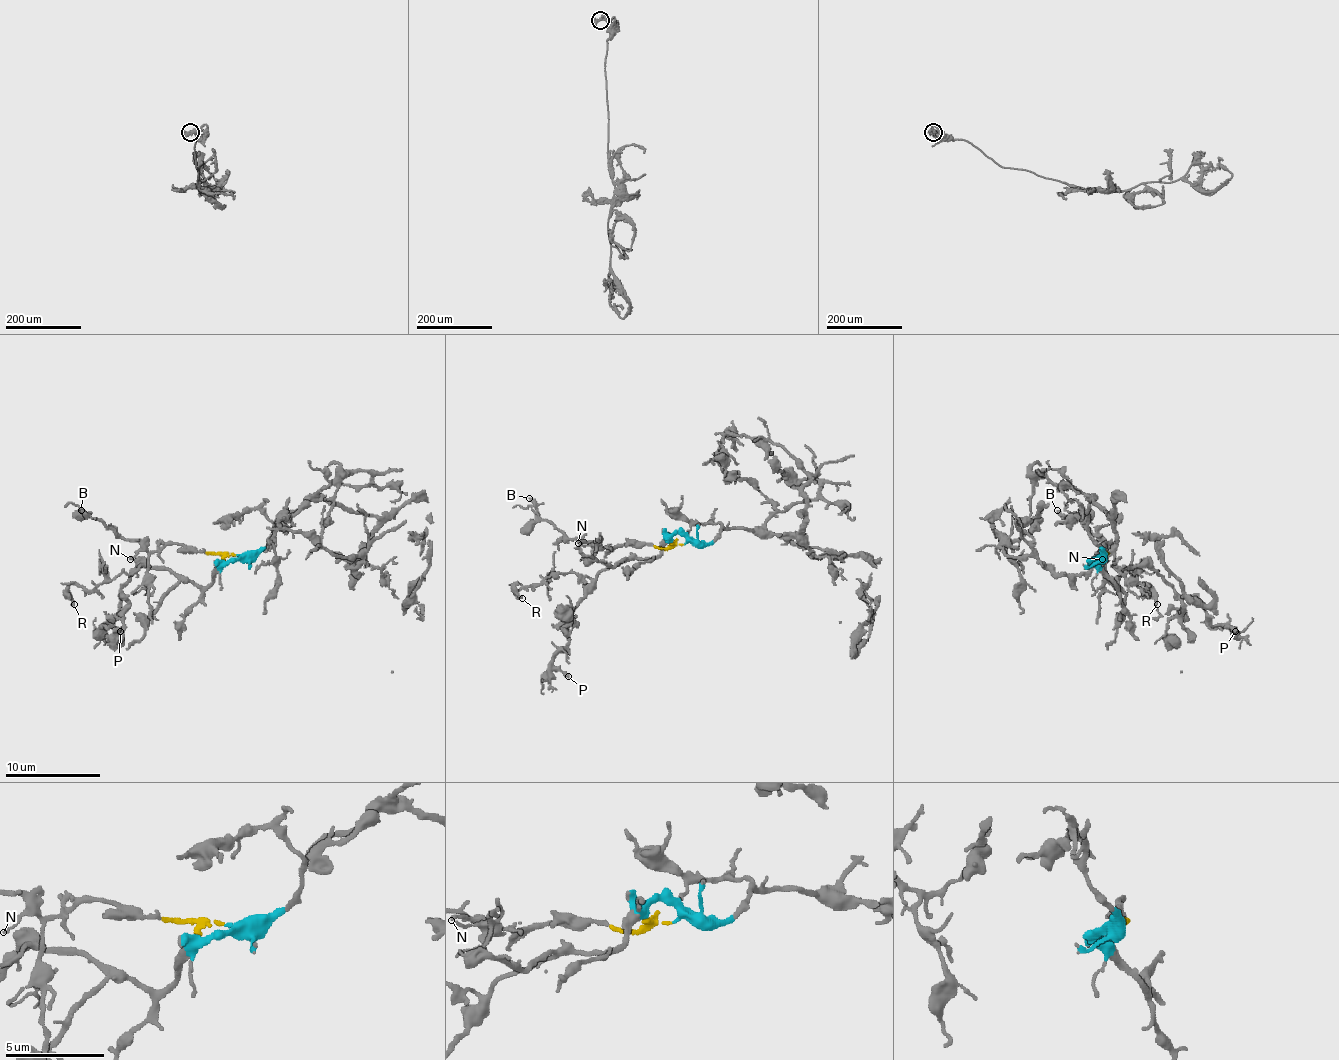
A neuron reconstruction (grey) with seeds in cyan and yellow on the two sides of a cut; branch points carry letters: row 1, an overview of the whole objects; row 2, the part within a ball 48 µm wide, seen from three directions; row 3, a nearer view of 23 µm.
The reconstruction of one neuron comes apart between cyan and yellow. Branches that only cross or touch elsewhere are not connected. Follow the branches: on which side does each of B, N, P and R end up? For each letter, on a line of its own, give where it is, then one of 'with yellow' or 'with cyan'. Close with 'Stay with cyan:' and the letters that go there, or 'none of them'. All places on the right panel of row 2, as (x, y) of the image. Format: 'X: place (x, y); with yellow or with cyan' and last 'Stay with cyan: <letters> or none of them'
B: place (1057, 510); with yellow
N: place (1102, 559); with yellow
P: place (1235, 631); with cyan
R: place (1157, 604); with cyan
Stay with cyan: P, R

